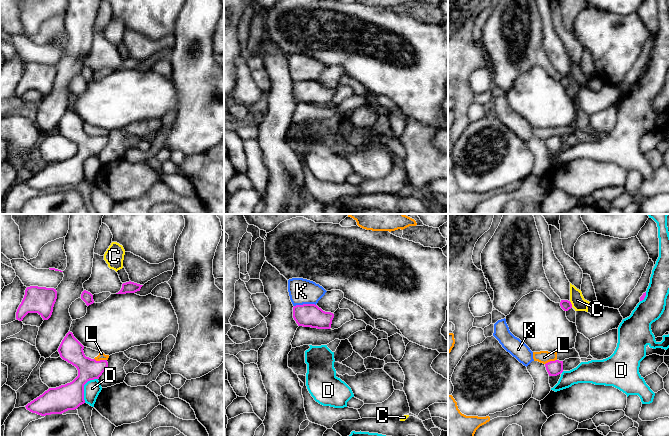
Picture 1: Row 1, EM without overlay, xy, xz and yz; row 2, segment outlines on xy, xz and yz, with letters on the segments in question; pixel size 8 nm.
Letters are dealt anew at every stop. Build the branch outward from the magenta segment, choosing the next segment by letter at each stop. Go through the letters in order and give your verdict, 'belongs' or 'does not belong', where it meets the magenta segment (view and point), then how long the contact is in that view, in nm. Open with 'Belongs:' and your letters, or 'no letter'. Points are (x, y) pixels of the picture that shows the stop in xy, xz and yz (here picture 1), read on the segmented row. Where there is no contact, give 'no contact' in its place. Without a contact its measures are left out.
Belongs: no letter
C: does not belong | yz (571, 304) | 50 nm
D: does not belong | xy (83, 387) | 220 nm
K: does not belong | xz (304, 304) | 180 nm
L: does not belong | xy (100, 360) | 110 nm

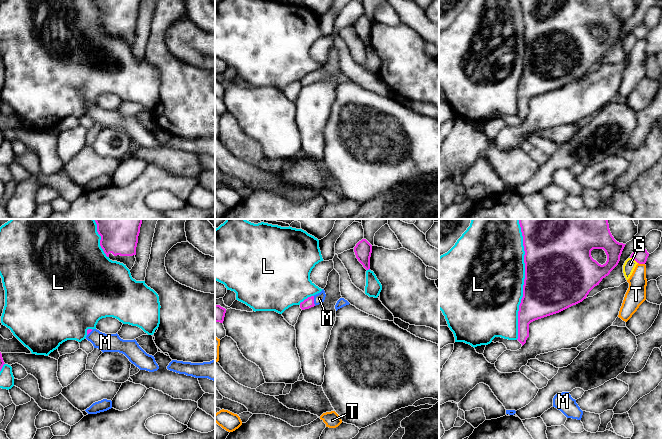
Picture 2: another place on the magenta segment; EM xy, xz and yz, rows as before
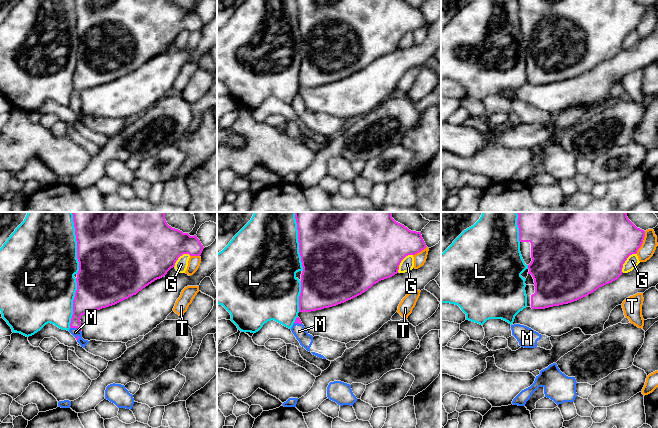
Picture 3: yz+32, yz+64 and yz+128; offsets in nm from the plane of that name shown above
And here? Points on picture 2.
Belongs: M
G: does not belong | yz (634, 259) | 80 nm
L: does not belong | yz (524, 279) | 950 nm
M: belongs | xz (313, 301) | 80 nm
T: does not belong | yz (641, 263) | 60 nm

